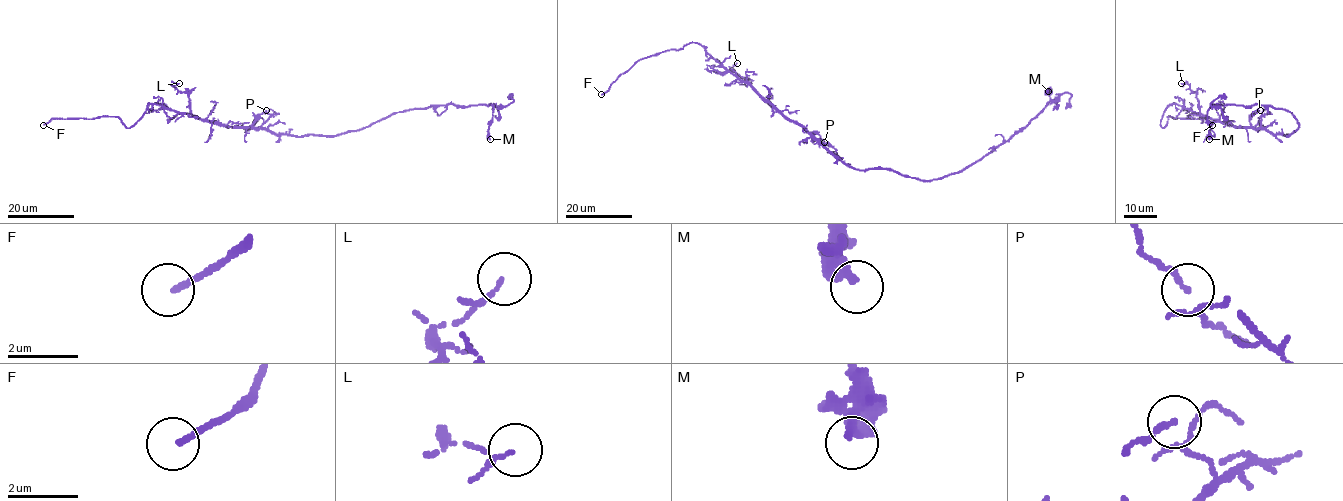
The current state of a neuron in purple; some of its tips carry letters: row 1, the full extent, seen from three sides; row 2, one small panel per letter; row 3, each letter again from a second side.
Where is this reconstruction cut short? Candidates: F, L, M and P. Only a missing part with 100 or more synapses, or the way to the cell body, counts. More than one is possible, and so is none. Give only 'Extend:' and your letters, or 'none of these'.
Extend: F

